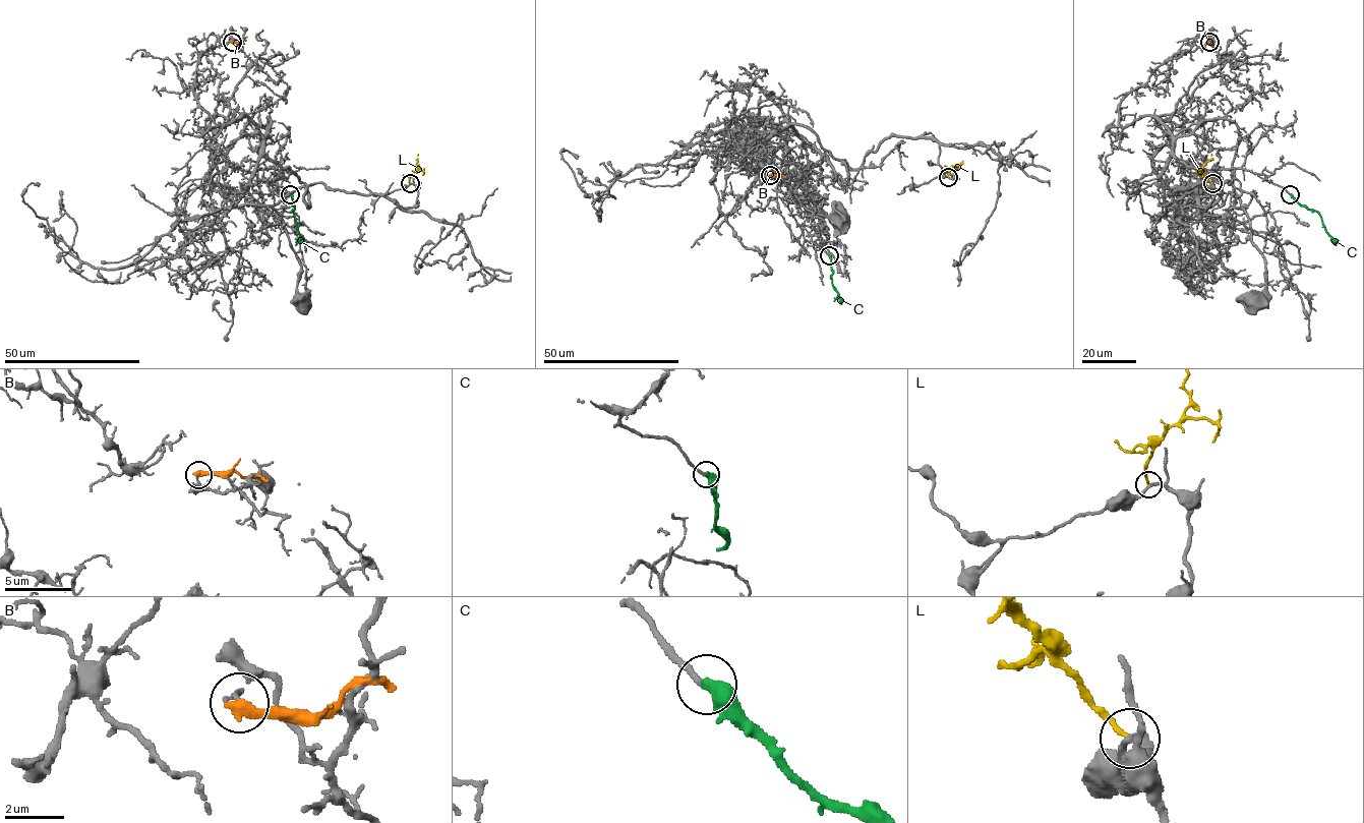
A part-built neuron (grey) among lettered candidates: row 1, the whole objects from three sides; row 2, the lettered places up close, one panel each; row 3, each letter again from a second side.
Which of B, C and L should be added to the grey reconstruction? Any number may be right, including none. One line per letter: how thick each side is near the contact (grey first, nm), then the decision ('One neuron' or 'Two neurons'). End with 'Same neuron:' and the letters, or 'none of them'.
B: Thickness 160 nm (grey) against 440 nm. Two neurons
C: Thickness 200 nm (grey) against 500 nm. One neuron
L: Thickness 240 nm (grey) against 170 nm. Two neurons
Same neuron: C

